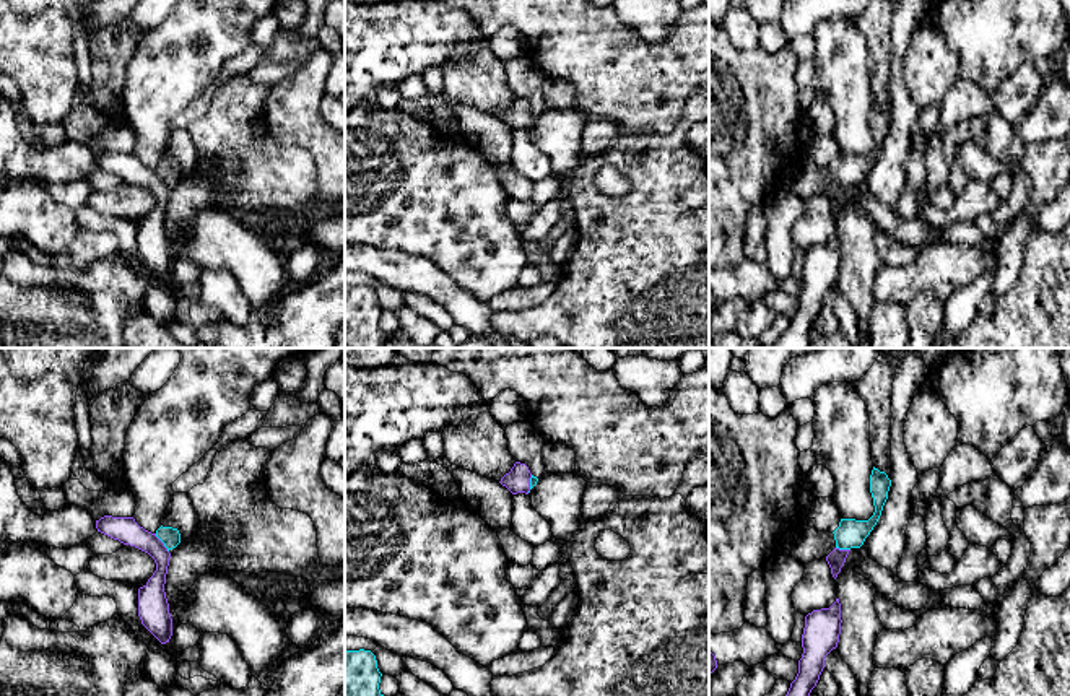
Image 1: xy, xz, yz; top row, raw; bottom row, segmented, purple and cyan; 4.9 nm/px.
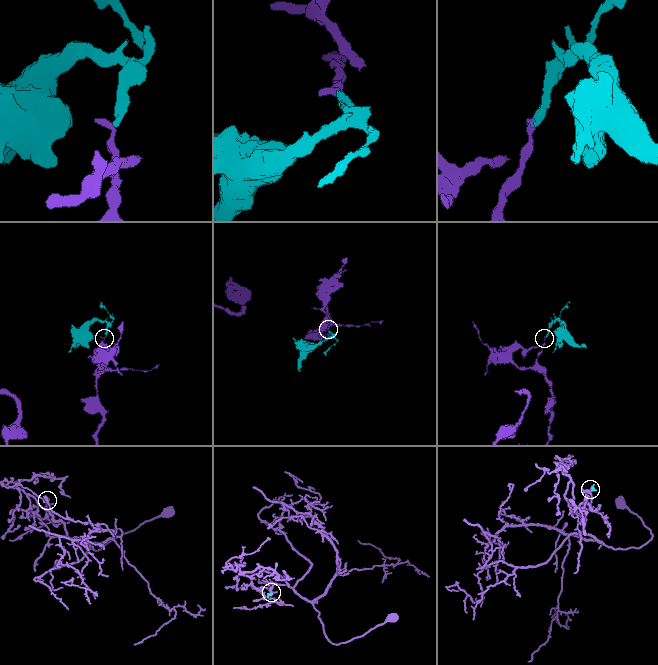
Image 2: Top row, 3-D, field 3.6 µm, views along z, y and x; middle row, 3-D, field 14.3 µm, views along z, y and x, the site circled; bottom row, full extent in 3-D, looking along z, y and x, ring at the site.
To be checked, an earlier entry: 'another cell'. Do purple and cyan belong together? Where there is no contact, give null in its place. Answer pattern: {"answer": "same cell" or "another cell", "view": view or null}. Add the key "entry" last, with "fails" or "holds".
{"answer": "another cell", "view": "xy", "entry": "holds"}

